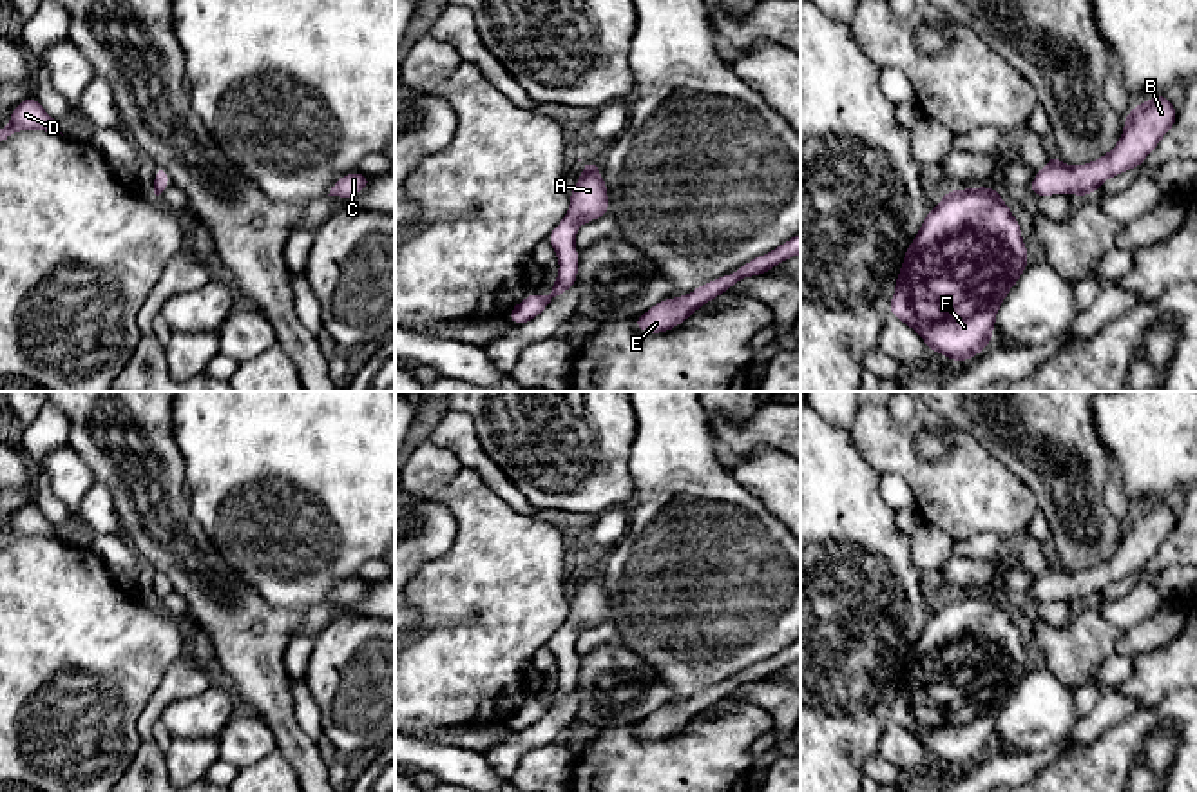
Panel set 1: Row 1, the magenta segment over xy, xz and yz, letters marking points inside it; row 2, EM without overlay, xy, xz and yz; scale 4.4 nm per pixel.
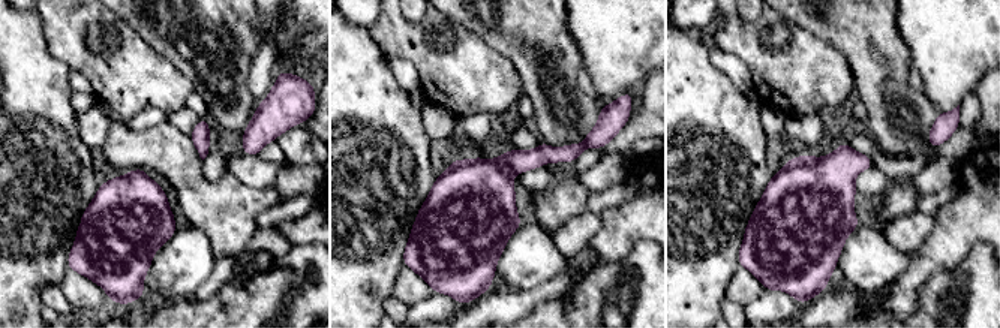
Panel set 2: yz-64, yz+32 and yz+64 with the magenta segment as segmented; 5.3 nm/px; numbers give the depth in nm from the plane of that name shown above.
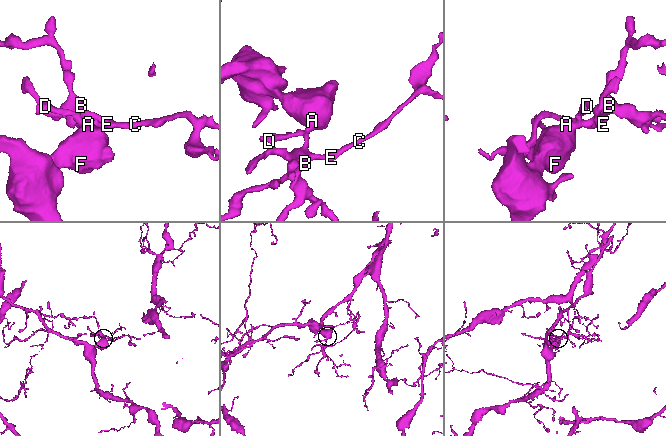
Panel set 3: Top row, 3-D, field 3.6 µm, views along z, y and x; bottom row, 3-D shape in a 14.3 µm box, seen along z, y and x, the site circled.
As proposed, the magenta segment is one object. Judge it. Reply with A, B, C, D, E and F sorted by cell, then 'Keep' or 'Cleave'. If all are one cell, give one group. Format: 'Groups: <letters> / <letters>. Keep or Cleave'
Groups: A B C D E F. Keep

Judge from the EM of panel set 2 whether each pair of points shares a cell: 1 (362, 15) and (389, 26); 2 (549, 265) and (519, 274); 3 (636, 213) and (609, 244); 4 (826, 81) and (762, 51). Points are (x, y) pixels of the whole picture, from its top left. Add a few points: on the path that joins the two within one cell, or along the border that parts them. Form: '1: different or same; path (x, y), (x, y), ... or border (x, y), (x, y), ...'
1: different; border (378, 15), (371, 29)
2: same; path (541, 265), (526, 267)
3: same; path (631, 220), (616, 237)
4: same; path (810, 81), (789, 81), (775, 68)

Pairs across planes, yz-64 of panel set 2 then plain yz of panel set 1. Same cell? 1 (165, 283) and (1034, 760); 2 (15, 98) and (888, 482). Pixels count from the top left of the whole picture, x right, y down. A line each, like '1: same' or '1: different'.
1: different
2: different

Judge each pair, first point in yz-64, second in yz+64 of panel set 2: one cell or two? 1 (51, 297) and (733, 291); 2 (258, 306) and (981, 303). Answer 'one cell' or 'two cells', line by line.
1: two cells
2: one cell

